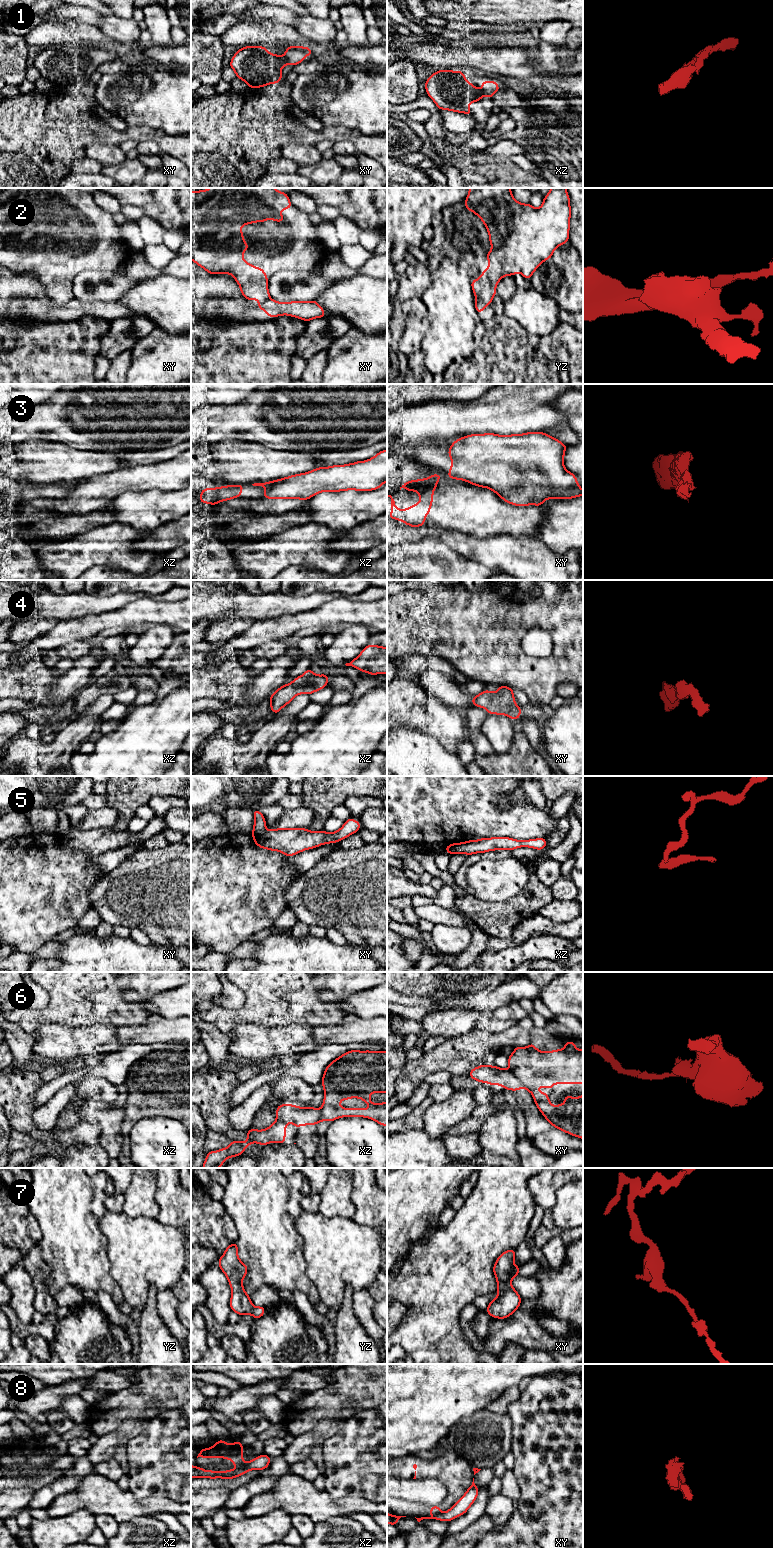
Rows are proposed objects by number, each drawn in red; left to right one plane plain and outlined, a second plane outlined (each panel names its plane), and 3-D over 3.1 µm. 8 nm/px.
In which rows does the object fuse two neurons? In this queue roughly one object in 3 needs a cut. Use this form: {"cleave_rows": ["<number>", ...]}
{"cleave_rows": ["2", "3", "6", "8"]}

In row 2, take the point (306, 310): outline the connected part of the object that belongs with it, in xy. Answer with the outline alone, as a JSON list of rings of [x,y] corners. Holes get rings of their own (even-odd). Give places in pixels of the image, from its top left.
[[[269,298],[258,307],[260,310],[264,310],[268,317],[288,315],[308,322],[314,318],[323,318],[325,316],[323,307],[315,300],[284,303]]]

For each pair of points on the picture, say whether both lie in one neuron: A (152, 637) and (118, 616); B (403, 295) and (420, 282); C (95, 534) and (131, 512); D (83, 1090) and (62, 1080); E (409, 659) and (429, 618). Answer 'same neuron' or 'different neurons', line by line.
A: different neurons
B: same neuron
C: different neurons
D: different neurons
E: different neurons

